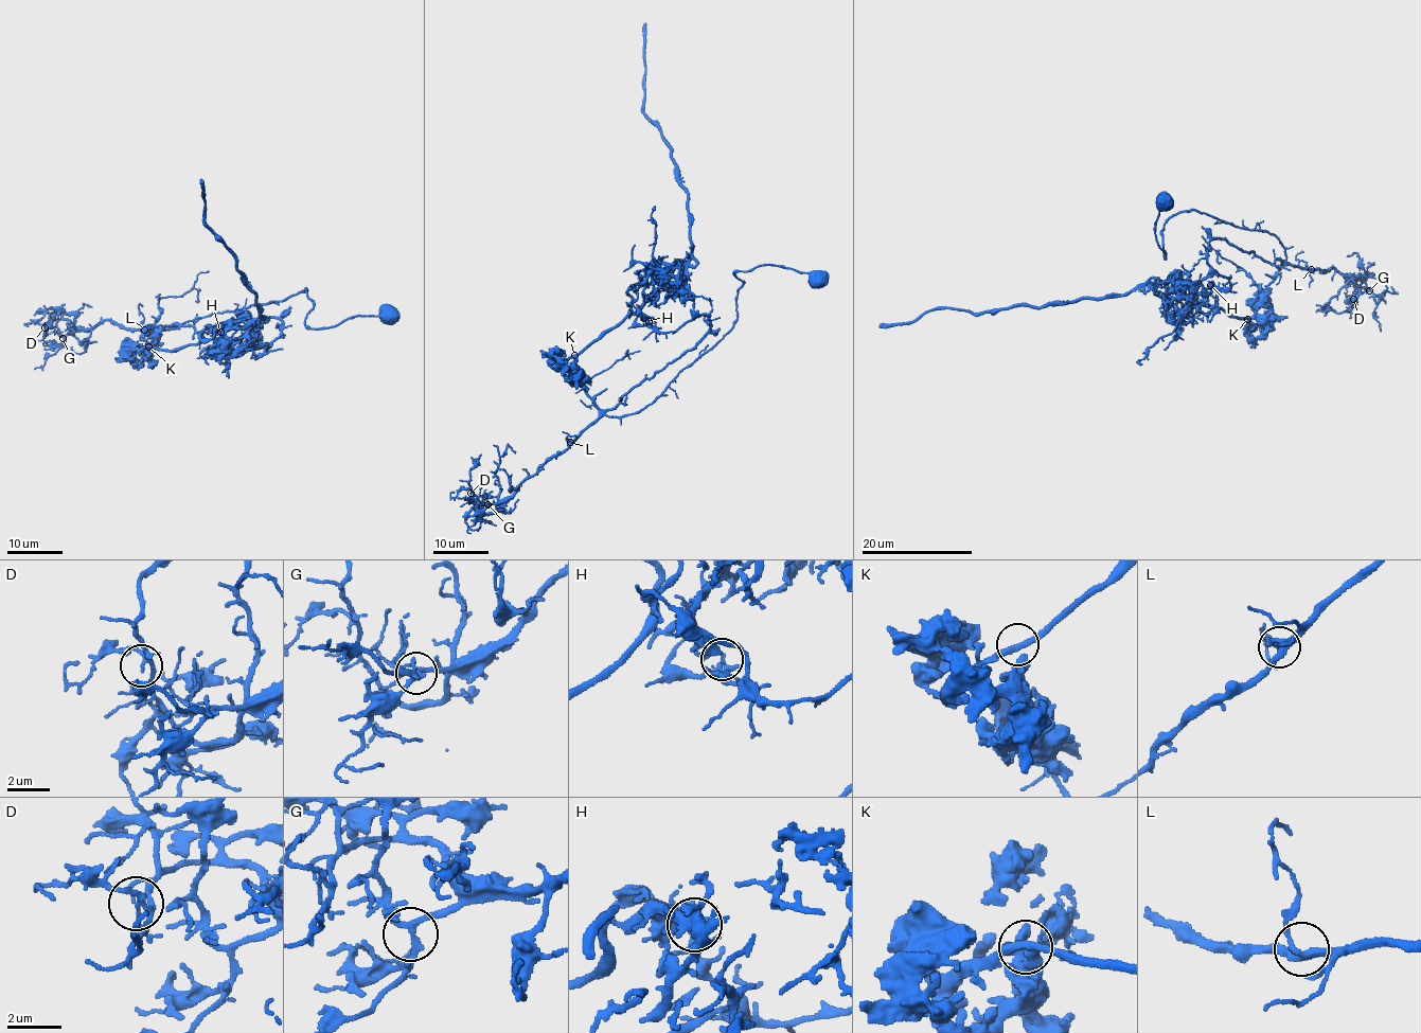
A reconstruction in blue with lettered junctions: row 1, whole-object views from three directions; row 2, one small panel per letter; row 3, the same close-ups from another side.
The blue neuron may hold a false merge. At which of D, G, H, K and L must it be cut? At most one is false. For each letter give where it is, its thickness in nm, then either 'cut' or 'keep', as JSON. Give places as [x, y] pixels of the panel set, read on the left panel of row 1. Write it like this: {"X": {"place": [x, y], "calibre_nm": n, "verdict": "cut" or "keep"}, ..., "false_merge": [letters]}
{"D": {"place": [45, 327], "calibre_nm": 190, "verdict": "keep"}, "G": {"place": [63, 338], "calibre_nm": 190, "verdict": "keep"}, "H": {"place": [220, 332], "calibre_nm": 240, "verdict": "cut"}, "K": {"place": [148, 346], "calibre_nm": 260, "verdict": "keep"}, "L": {"place": [144, 330], "calibre_nm": 280, "verdict": "keep"}, "false_merge": ["H"]}

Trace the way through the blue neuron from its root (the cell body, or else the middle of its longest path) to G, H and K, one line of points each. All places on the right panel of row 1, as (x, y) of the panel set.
G: (1162, 206), (1155, 236), (1166, 257), (1164, 223), (1193, 210), (1268, 232), (1286, 264), (1335, 268), (1369, 290)
H: (1162, 206), (1166, 257), (1164, 223), (1193, 210), (1280, 242), (1272, 264), (1208, 242), (1230, 287), (1210, 285)
K: (1162, 206), (1166, 257), (1164, 223), (1193, 210), (1278, 237), (1285, 260), (1263, 290), (1269, 312), (1247, 319)

